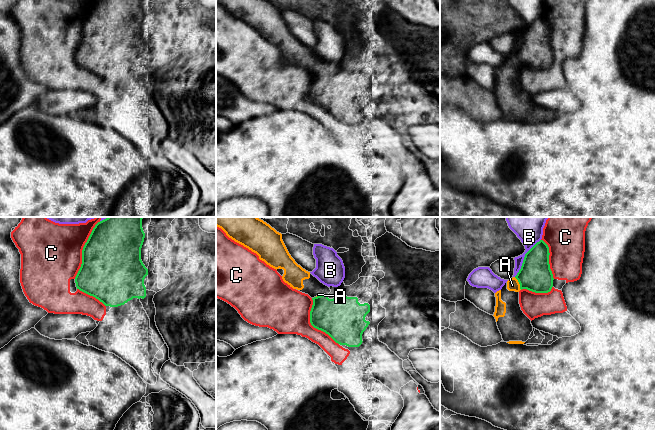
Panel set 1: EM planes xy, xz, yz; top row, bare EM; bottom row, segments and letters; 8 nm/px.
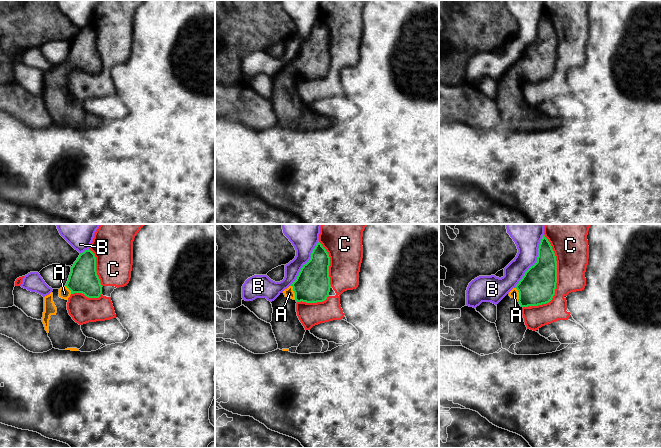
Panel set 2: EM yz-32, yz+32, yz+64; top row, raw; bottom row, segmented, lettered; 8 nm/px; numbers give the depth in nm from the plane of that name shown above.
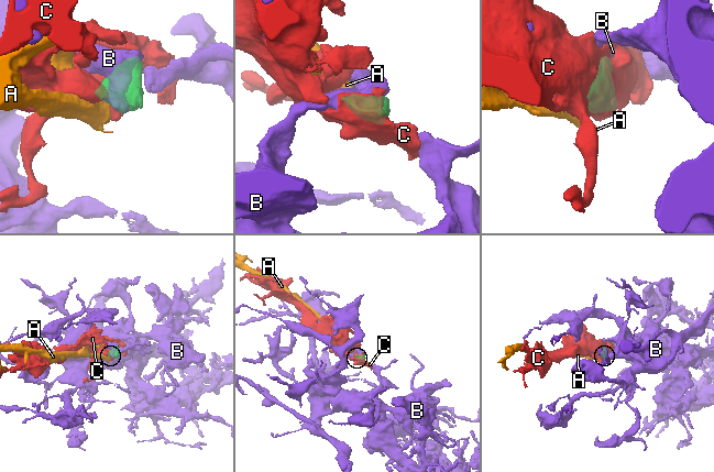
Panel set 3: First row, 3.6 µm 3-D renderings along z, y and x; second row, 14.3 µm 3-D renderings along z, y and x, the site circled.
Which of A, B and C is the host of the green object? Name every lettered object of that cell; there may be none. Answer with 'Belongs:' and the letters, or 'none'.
Belongs: A

